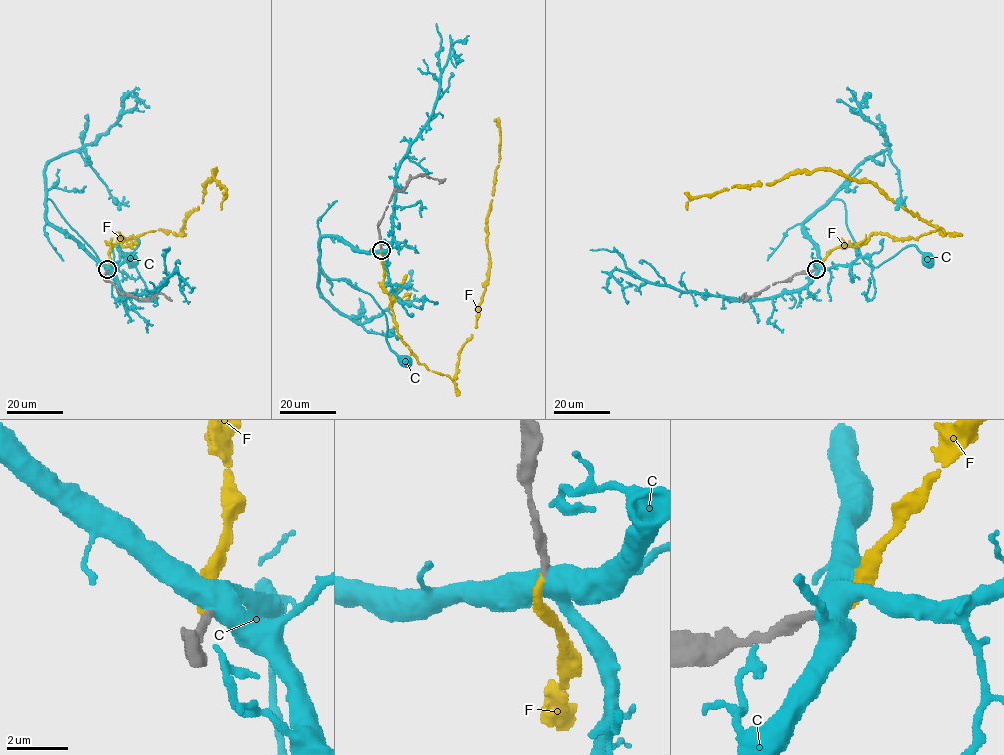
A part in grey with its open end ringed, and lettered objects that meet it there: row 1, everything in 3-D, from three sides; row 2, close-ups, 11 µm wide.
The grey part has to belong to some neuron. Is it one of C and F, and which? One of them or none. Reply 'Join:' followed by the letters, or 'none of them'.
Join: F

